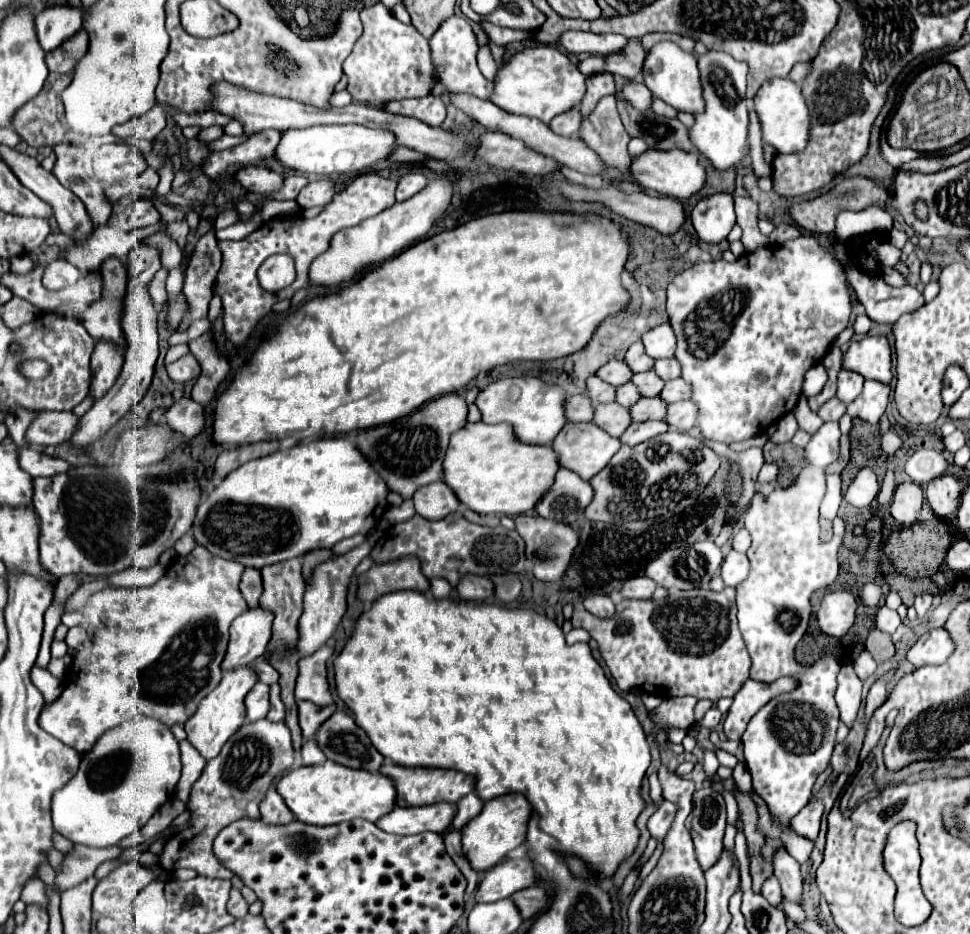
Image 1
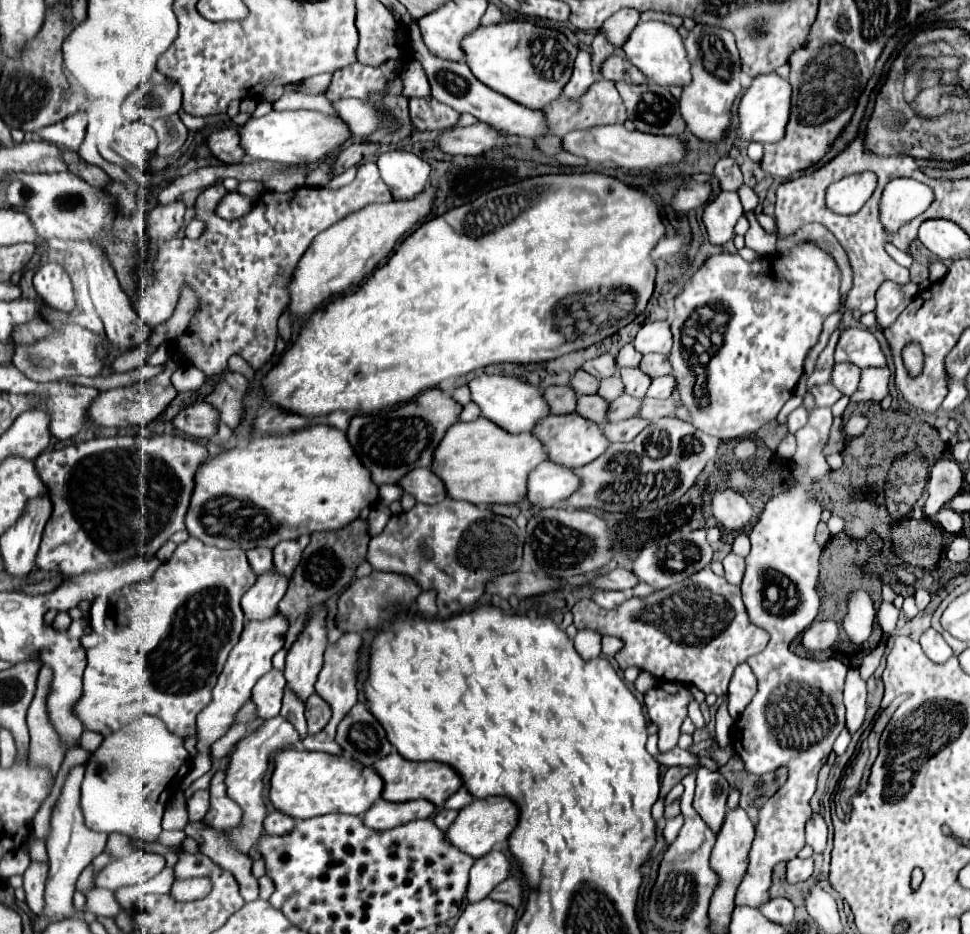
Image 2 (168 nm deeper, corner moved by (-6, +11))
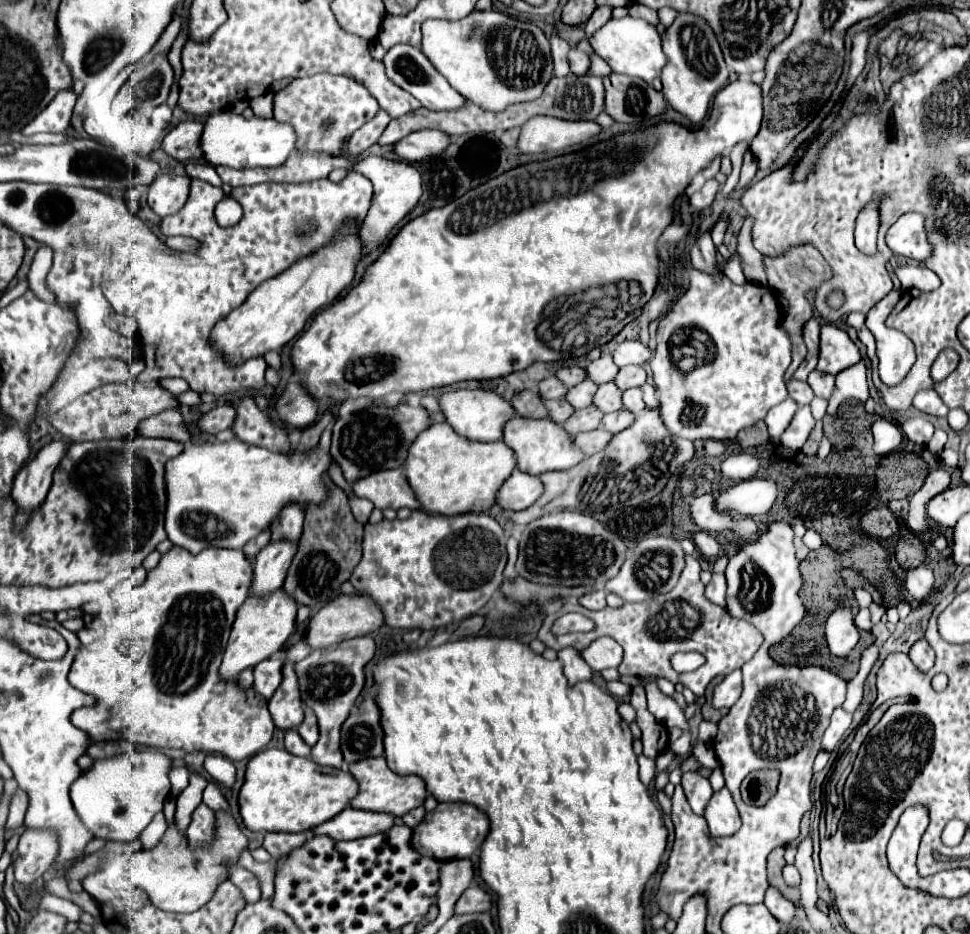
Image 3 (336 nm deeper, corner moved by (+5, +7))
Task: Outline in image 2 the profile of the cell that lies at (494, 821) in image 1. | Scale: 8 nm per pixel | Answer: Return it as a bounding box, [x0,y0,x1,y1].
[444,797,518,859]

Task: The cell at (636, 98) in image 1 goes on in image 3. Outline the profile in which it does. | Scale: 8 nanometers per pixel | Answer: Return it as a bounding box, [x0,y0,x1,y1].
[569,49,591,75]

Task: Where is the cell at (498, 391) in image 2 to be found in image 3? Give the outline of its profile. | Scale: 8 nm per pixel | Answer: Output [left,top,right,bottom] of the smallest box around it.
[439,389,515,441]

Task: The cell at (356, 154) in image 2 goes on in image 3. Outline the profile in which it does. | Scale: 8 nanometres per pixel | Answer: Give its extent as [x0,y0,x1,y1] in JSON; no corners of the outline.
[345,111,391,157]

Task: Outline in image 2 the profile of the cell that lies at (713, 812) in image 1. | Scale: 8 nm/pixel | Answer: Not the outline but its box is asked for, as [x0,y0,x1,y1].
[694,767,730,833]

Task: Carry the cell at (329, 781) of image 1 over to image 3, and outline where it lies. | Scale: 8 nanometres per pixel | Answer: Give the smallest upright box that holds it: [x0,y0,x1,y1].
[239,749,359,833]

